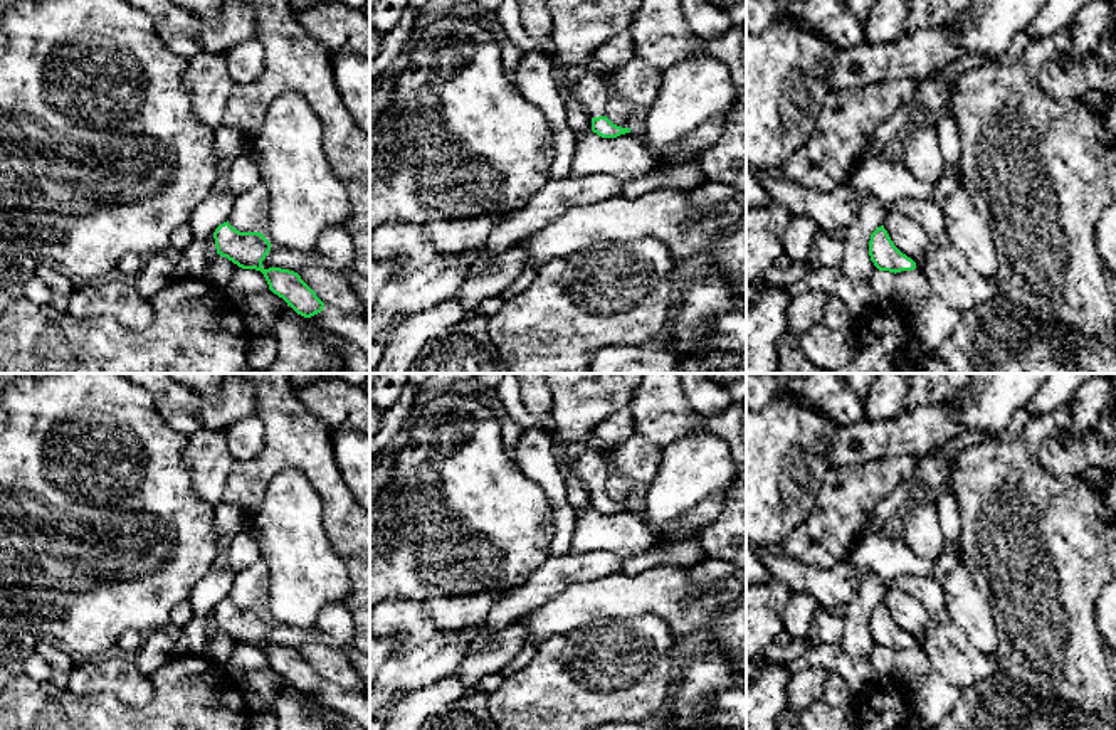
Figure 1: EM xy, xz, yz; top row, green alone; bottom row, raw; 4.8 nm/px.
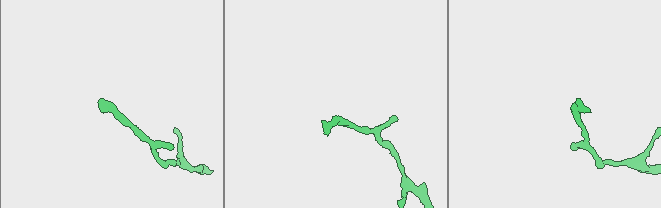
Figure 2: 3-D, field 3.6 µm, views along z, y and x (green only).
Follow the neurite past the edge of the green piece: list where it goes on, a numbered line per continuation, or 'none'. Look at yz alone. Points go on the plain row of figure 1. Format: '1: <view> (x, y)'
none

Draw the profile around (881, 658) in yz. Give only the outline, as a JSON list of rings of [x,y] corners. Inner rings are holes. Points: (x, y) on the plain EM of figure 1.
[[[876,646],[871,651],[869,663],[877,676],[886,676],[894,671],[894,649]]]

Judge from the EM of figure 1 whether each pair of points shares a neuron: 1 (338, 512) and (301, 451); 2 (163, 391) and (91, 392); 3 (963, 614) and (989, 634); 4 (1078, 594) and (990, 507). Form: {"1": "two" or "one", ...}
{"1": "one", "2": "two", "3": "one", "4": "one"}

